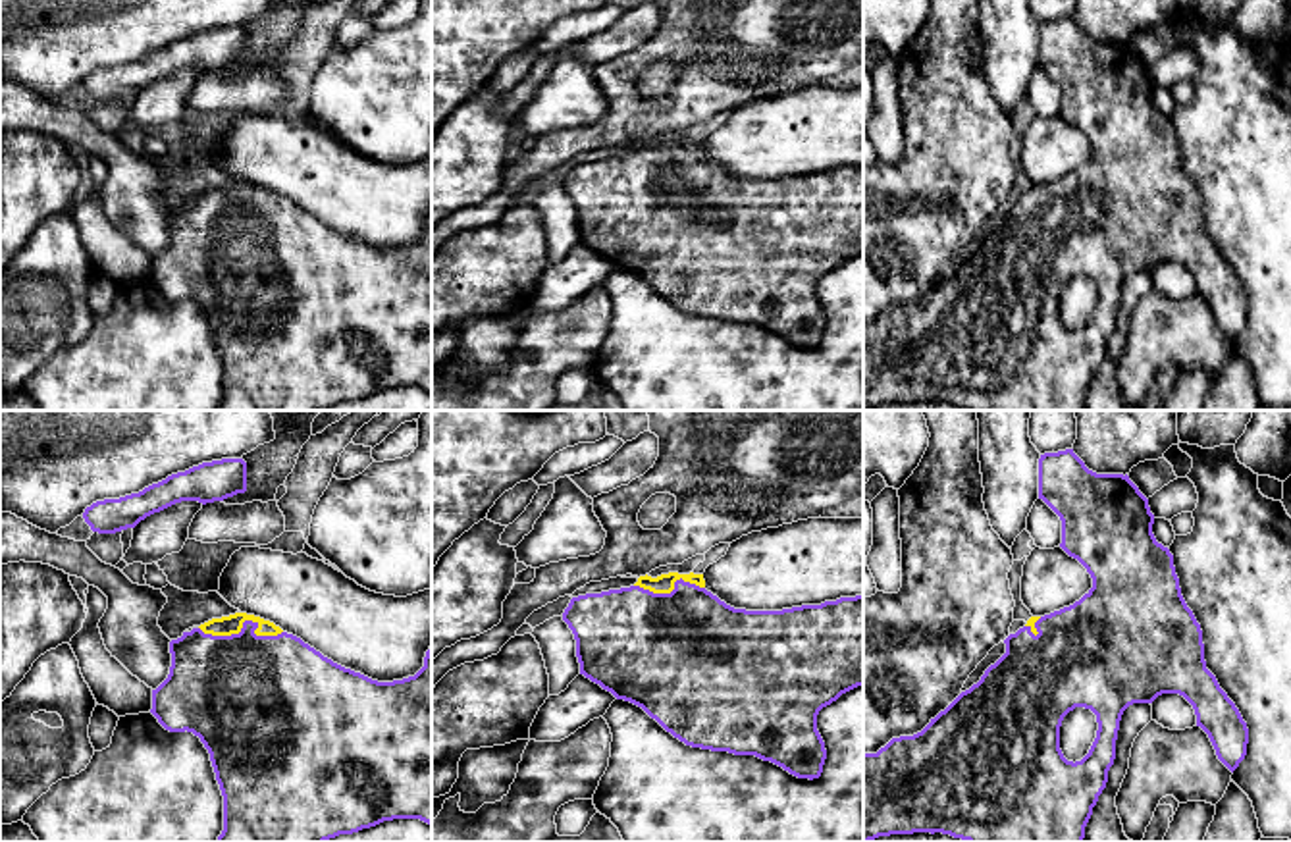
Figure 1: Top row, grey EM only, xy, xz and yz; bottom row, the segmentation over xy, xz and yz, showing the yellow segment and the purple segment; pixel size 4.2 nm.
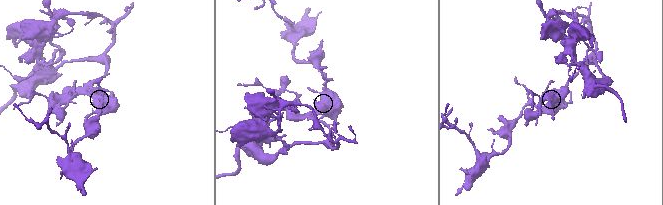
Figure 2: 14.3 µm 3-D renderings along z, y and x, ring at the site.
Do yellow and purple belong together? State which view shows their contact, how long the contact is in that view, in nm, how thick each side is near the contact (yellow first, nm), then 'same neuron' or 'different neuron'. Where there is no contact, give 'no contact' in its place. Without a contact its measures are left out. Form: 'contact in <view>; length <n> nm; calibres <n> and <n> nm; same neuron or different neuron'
contact in xy; length 360 nm; calibres 80 and 400 nm; same neuron

